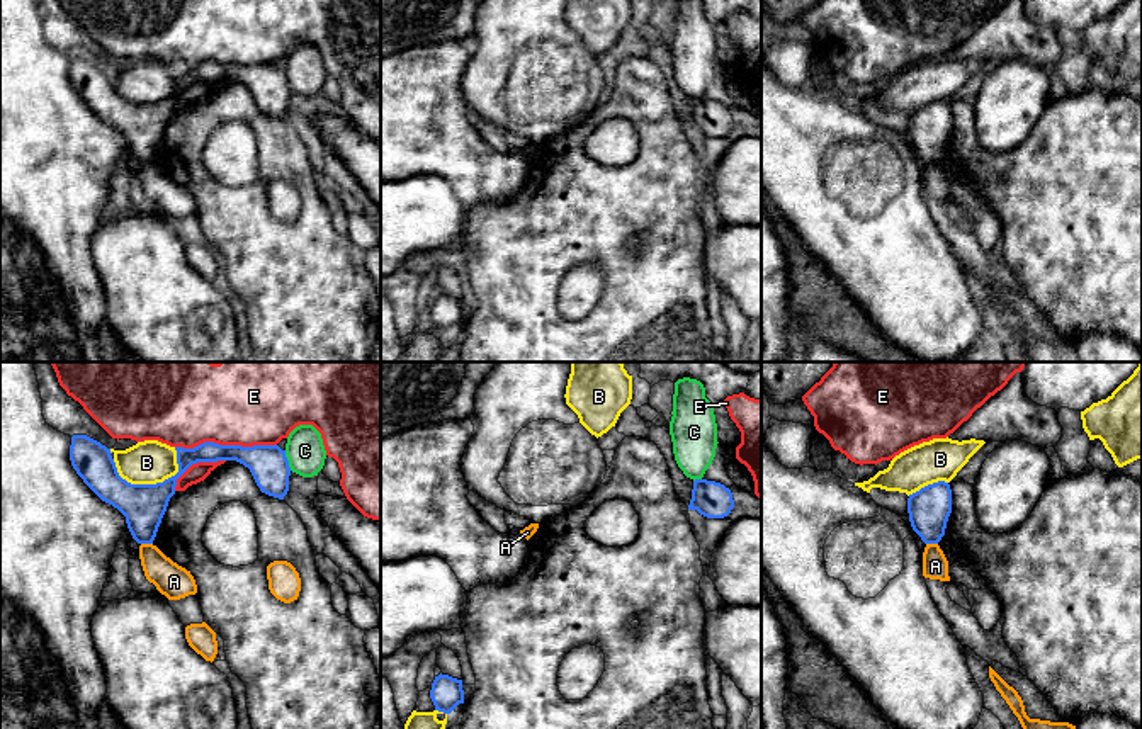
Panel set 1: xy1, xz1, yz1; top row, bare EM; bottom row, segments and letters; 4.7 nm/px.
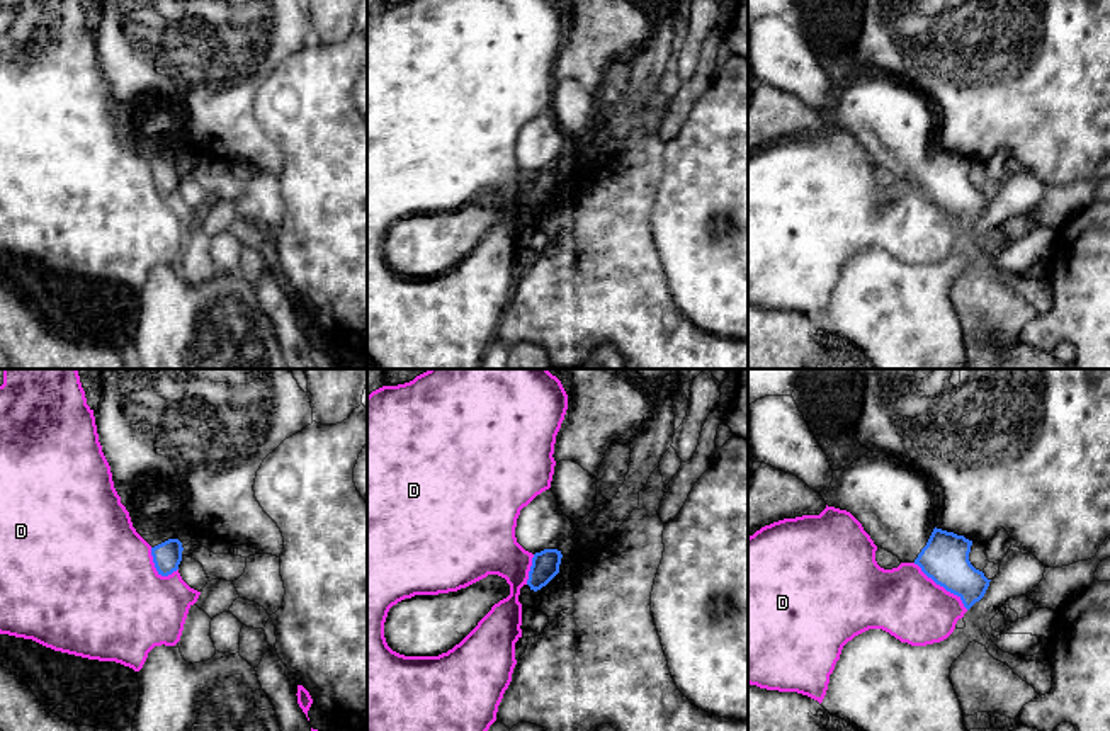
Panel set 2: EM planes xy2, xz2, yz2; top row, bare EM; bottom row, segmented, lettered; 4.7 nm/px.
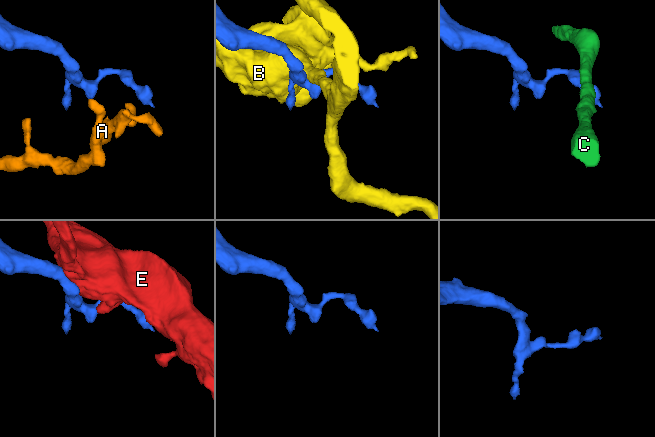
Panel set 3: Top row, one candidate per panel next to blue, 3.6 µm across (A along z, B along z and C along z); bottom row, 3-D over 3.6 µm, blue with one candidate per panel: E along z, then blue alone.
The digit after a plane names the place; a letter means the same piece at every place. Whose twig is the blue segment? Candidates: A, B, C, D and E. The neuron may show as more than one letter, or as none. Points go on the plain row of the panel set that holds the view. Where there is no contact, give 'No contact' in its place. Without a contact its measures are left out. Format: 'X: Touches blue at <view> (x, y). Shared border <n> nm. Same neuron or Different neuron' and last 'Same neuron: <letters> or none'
A: Touches blue at xy1 (146, 162). Shared border 60 nm. Different neuron
B: Touches blue at xy1 (141, 104). Shared border 320 nm. Different neuron
C: Touches blue at xy1 (288, 80). Shared border 100 nm. Different neuron
D: Touches blue at yz2 (942, 204). Shared border 340 nm. Different neuron
E: Touches blue at xy1 (225, 65). Shared border 480 nm. Different neuron
Same neuron: none

